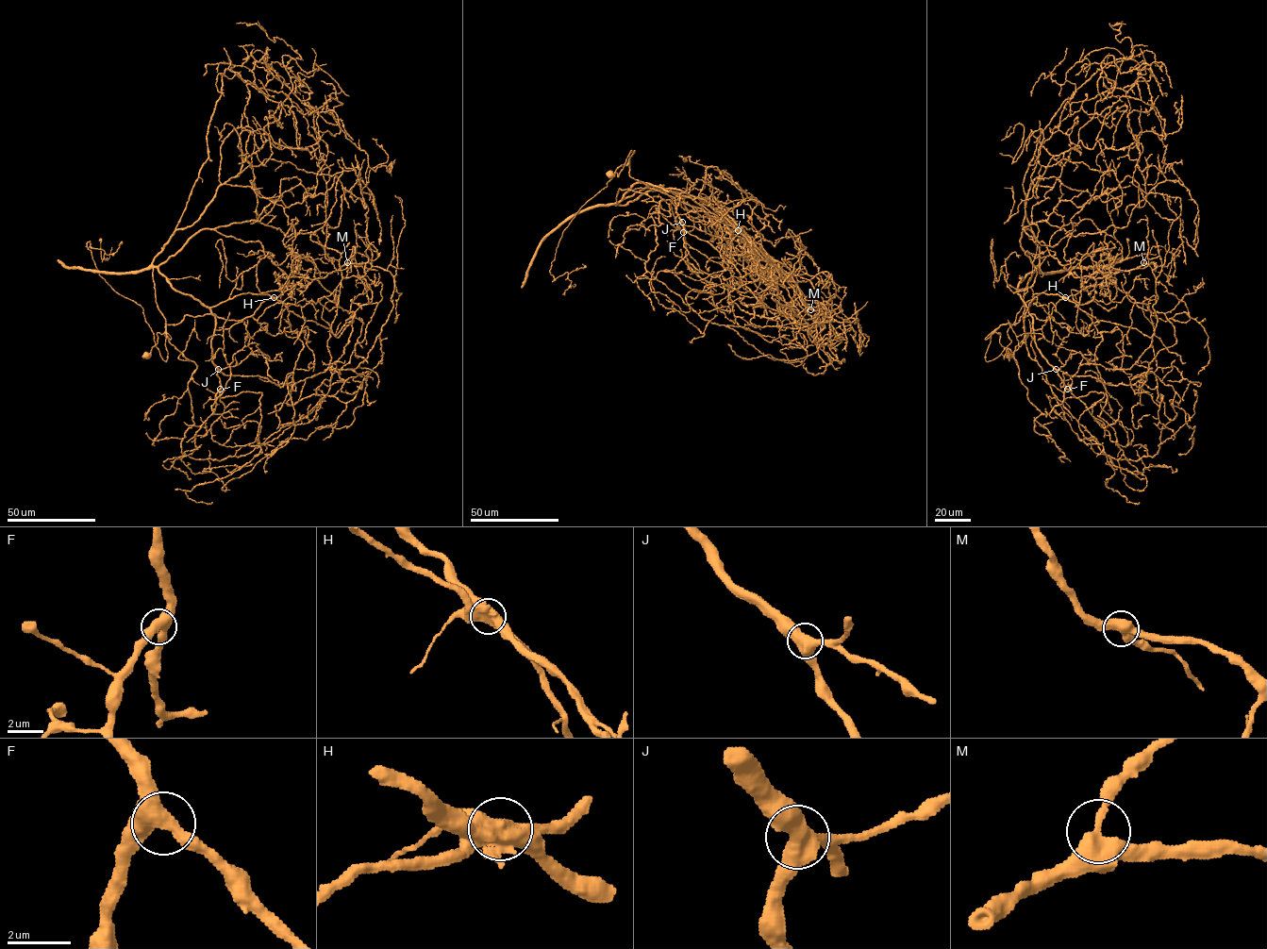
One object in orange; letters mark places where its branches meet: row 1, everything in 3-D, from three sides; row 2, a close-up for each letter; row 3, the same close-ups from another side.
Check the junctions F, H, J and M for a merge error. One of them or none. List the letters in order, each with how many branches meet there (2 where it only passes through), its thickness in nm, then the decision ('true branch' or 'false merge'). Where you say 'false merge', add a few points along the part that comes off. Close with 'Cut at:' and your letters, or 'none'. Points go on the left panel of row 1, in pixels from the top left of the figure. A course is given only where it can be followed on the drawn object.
F: 3 | 440 nm | true branch
H: 3 | 550 nm | false merge | (274, 297), (240, 320), (166, 324), (164, 360), (142, 308), (99, 274), (86, 246), (108, 259), (101, 238)
J: 3 | 500 nm | true branch
M: 3 | 400 nm | true branch
Cut at: H

